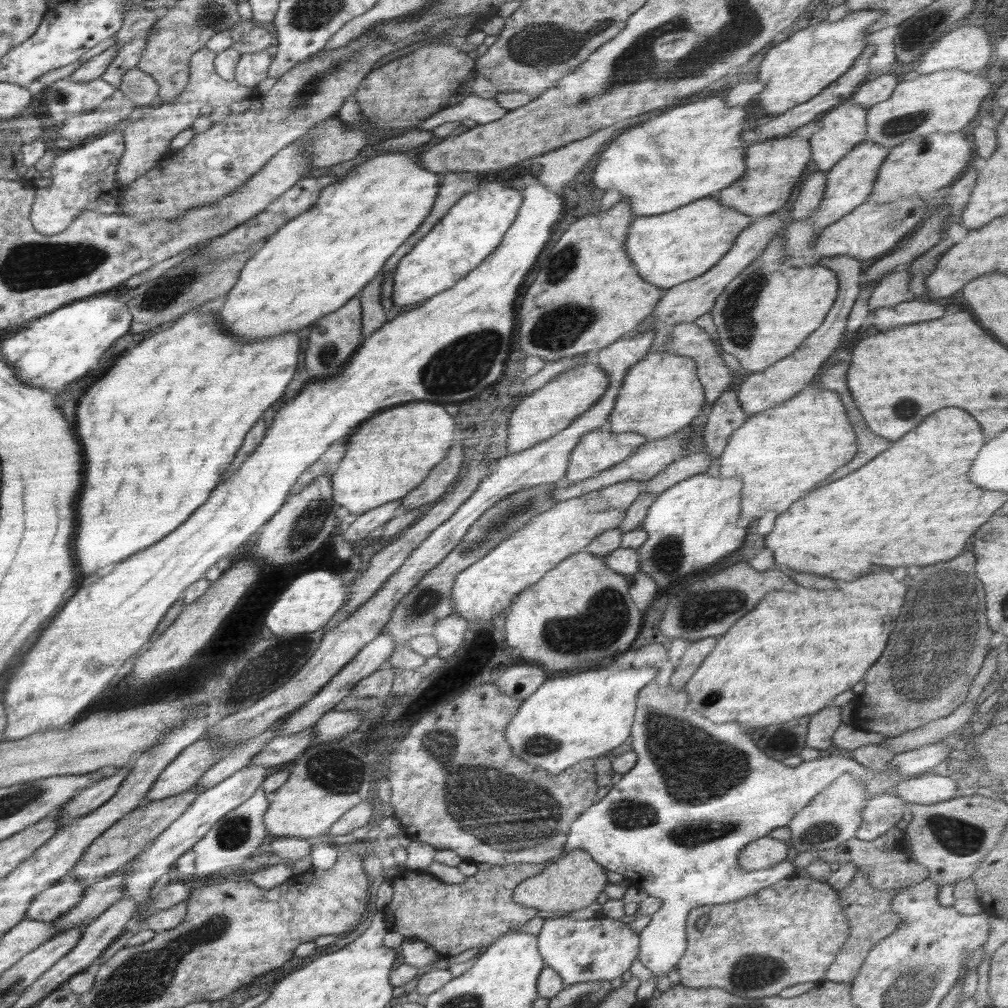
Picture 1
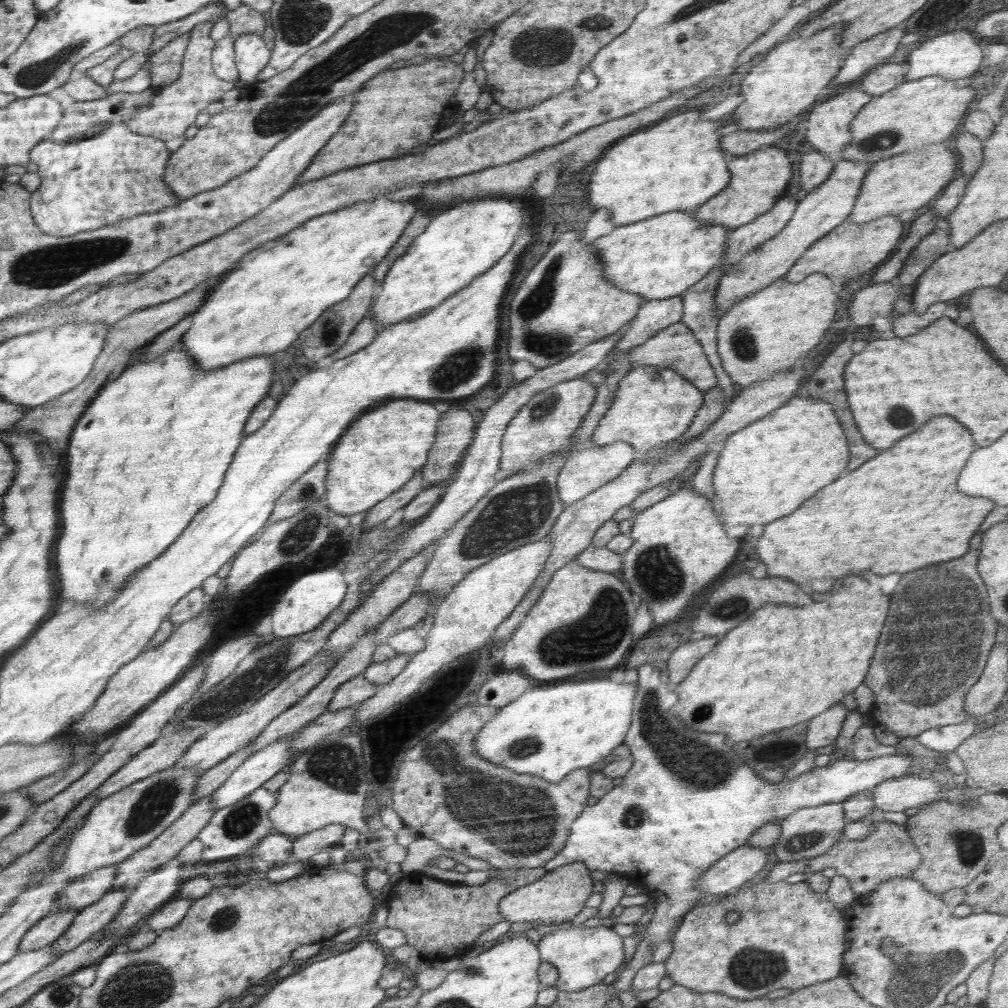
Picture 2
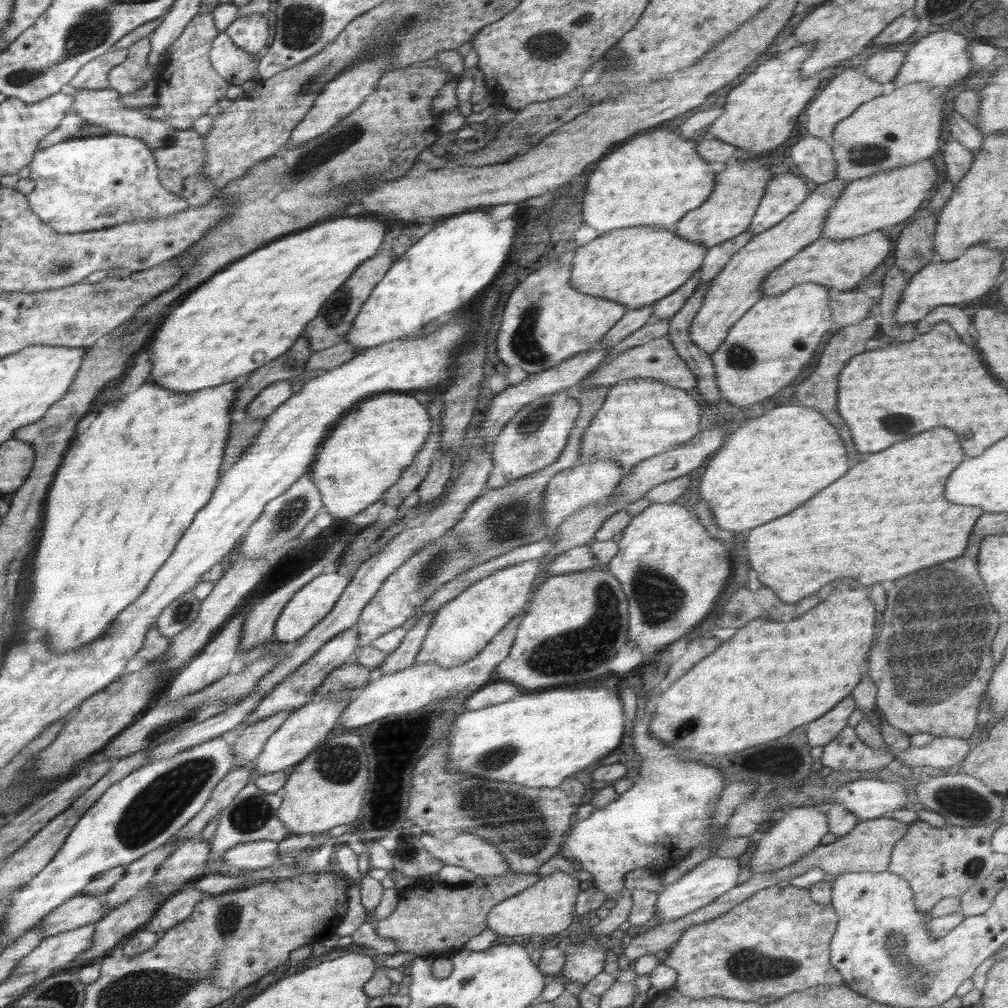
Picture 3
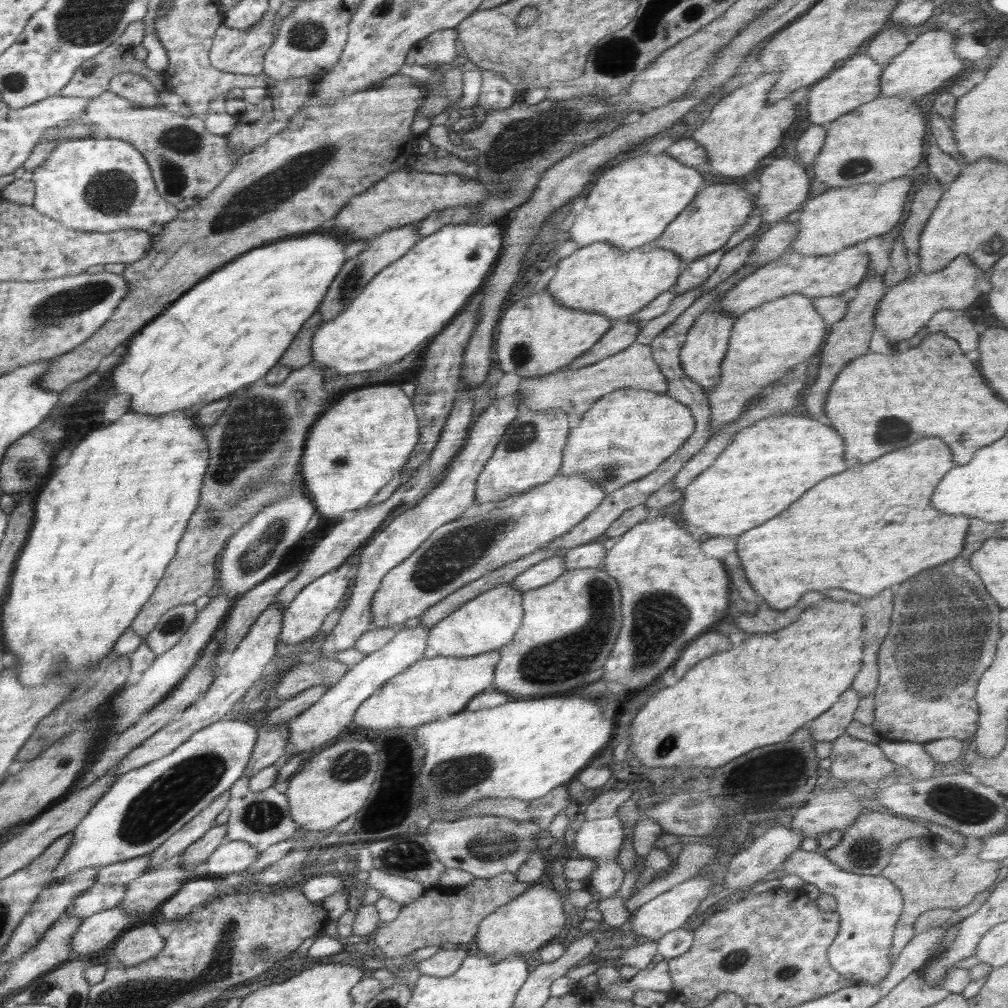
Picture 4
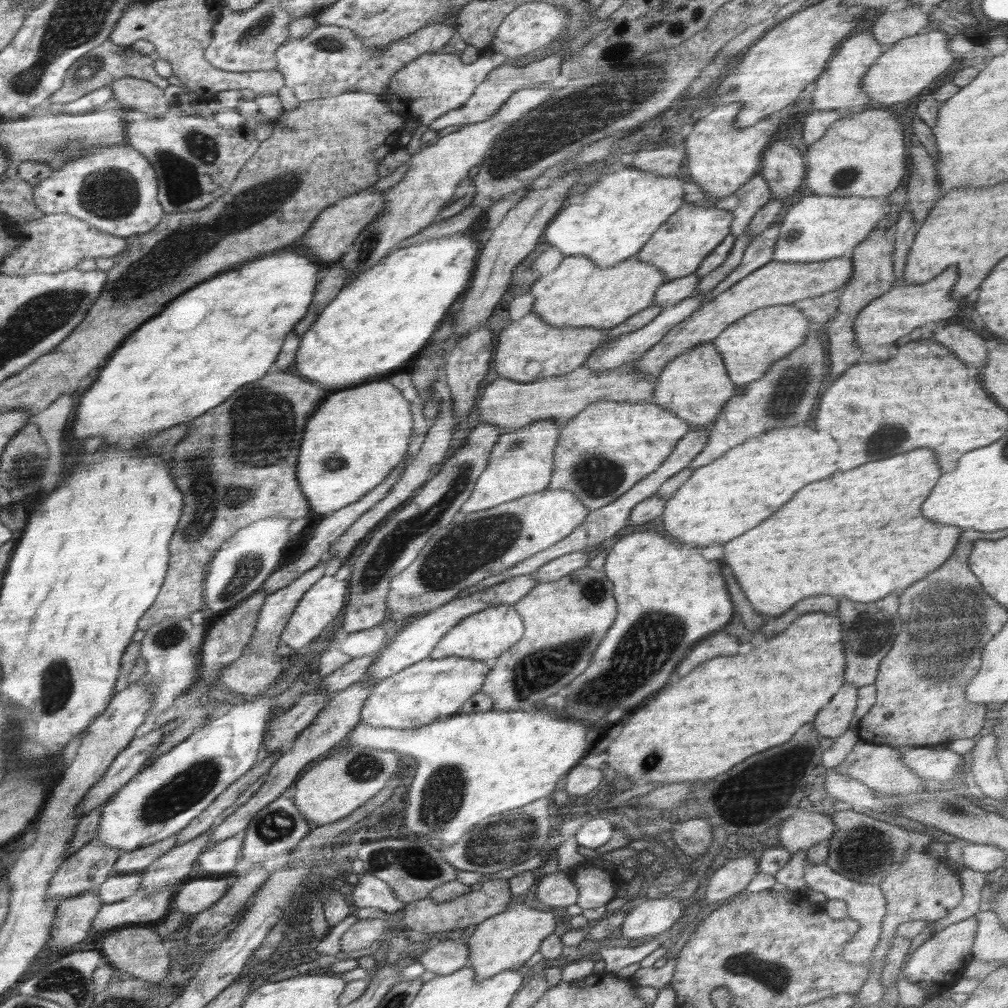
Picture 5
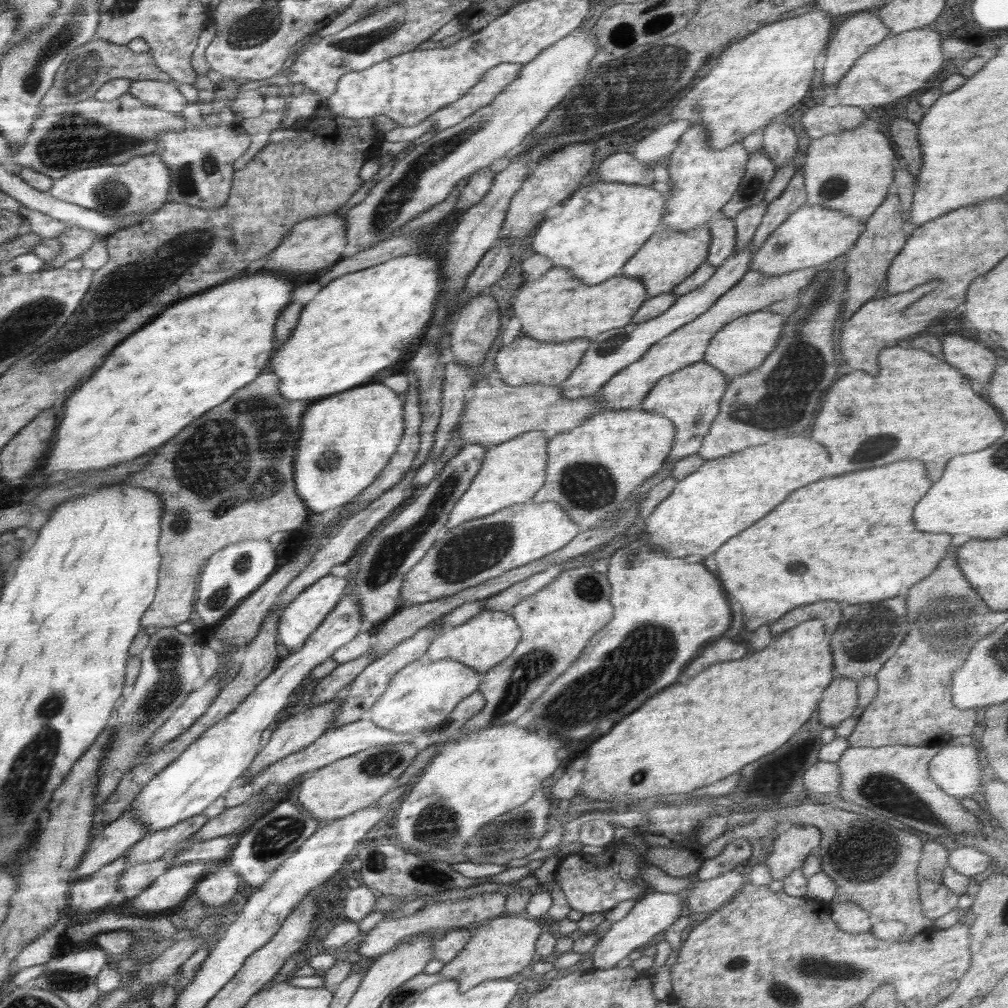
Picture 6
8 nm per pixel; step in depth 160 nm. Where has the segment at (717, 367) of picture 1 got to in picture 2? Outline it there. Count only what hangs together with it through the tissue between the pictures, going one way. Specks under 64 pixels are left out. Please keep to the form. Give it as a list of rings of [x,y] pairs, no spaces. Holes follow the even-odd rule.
[[[682,322],[671,324],[651,336],[644,344],[630,352],[629,360],[633,362],[634,367],[655,364],[661,365],[661,368],[671,368],[701,391],[707,391],[717,383],[714,369],[704,355],[701,344],[694,333]]]

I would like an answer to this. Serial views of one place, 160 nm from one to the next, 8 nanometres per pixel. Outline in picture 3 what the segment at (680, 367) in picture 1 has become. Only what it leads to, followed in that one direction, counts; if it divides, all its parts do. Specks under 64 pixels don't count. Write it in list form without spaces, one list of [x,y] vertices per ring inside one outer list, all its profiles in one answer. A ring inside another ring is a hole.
[[[652,378],[624,380],[609,388],[604,404],[582,435],[577,464],[607,458],[615,460],[623,474],[628,474],[641,460],[669,452],[690,440],[700,424],[700,405],[689,391]]]

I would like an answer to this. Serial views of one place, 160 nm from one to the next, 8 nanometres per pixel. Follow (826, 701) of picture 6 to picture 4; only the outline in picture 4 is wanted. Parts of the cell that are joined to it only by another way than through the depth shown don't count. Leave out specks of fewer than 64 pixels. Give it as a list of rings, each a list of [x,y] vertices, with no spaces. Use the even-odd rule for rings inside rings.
[[[847,689],[830,710],[823,712],[816,720],[812,720],[810,731],[814,740],[832,742],[844,734],[854,718],[860,700],[860,694],[856,690]]]

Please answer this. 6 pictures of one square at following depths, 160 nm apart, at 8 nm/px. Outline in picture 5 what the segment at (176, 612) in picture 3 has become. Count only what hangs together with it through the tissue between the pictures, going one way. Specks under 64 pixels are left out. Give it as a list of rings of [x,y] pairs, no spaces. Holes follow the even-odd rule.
[[[172,616],[144,634],[144,639],[139,643],[140,656],[146,661],[145,674],[149,676],[149,684],[151,684],[149,688],[154,692],[154,702],[147,712],[145,725],[152,726],[160,715],[164,715],[172,707],[172,703],[180,695],[184,695],[184,692],[195,684],[198,662],[192,650],[200,646],[200,642],[202,642],[202,626],[194,626],[190,618]]]

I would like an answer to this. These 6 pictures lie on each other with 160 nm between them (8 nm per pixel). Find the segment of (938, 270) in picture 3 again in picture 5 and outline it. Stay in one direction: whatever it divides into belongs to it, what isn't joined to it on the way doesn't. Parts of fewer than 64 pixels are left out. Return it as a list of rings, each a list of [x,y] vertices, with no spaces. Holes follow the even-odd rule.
[[[953,264],[924,284],[896,284],[896,287],[894,285],[888,292],[867,304],[858,313],[853,326],[855,342],[861,349],[863,358],[874,362],[886,362],[896,356],[899,338],[907,336],[916,328],[943,323],[947,318],[956,315],[960,310],[960,301],[950,299],[948,295],[958,279],[959,272]]]

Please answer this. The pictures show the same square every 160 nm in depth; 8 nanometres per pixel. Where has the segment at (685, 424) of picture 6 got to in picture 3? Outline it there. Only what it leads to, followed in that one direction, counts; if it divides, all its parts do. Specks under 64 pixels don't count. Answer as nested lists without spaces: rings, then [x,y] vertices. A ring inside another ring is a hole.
[[[835,177],[830,182],[818,185],[814,191],[808,193],[796,211],[771,229],[754,235],[736,254],[731,256],[728,264],[713,278],[713,284],[711,283],[706,291],[702,306],[698,309],[689,328],[689,339],[700,348],[700,351],[711,356],[718,350],[732,325],[762,298],[763,294],[759,288],[761,280],[811,242],[820,238],[830,208],[834,206],[833,204],[848,183],[847,180]]]

